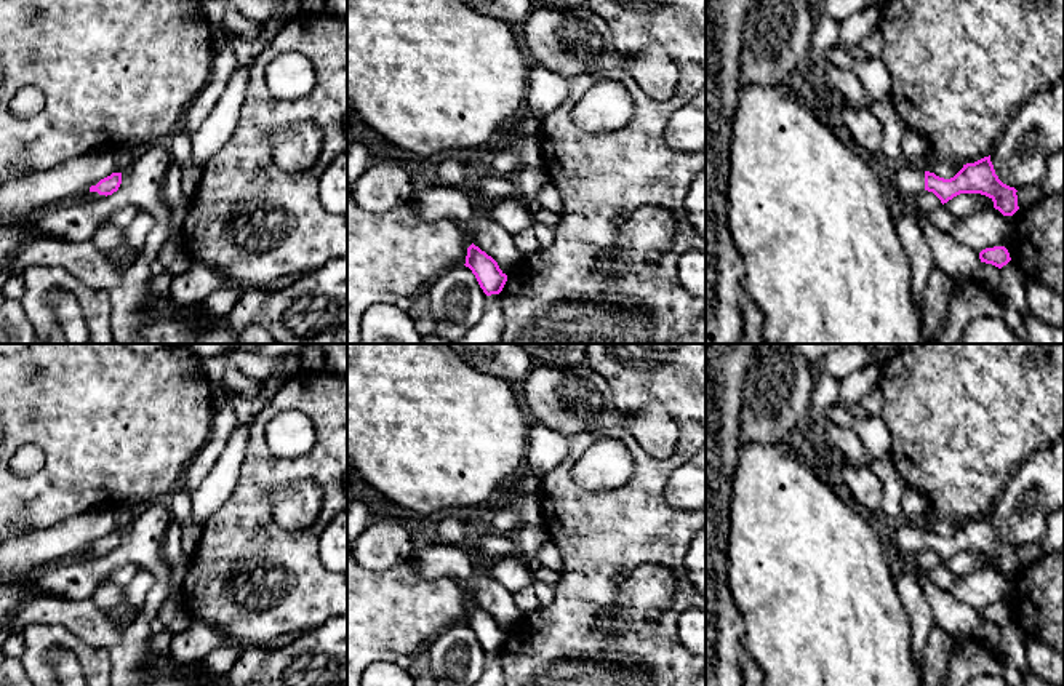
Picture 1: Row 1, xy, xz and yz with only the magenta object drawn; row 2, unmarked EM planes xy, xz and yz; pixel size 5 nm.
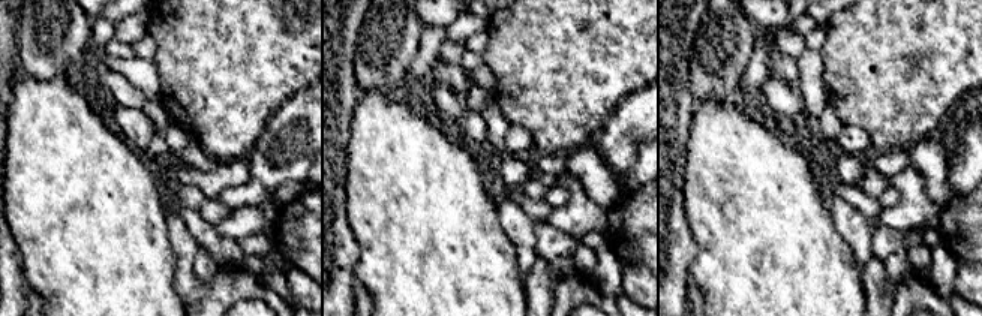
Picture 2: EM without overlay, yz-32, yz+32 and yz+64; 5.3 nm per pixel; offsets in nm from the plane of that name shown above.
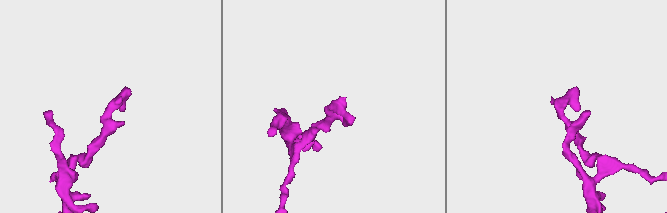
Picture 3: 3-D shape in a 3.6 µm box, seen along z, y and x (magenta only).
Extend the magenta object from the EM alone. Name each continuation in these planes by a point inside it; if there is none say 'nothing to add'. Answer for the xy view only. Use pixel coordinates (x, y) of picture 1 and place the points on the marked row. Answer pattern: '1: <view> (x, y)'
nothing to add

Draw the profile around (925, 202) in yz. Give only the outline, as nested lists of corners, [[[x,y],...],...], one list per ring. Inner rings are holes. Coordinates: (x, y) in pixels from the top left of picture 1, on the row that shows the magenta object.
[[[922,192],[910,198],[910,203],[917,214],[926,214],[938,209],[942,203],[933,192]]]

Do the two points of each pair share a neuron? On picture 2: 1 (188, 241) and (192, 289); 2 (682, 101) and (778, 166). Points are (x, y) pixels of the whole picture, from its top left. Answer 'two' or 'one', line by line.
1: one
2: two

